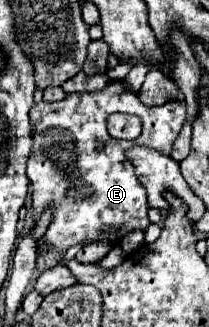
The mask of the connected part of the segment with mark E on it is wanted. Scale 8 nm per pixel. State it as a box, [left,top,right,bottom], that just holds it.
[28,80,186,254]

